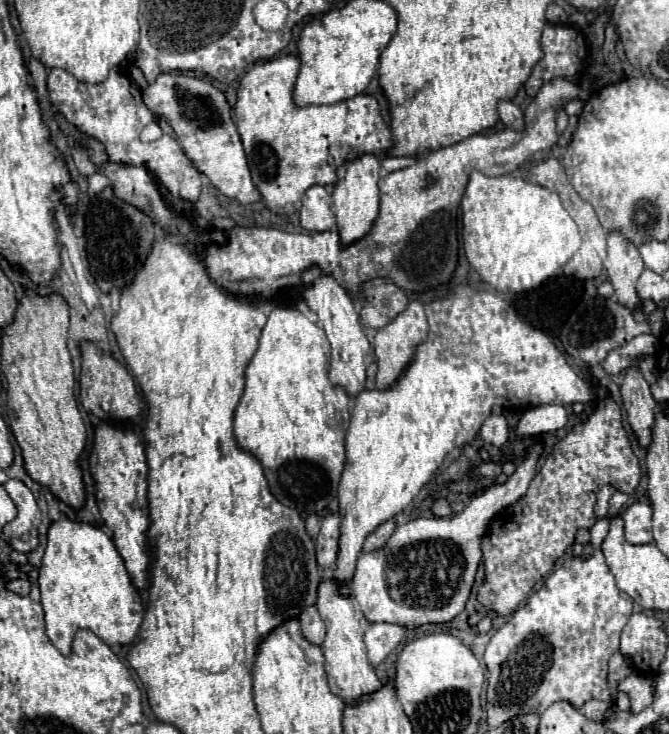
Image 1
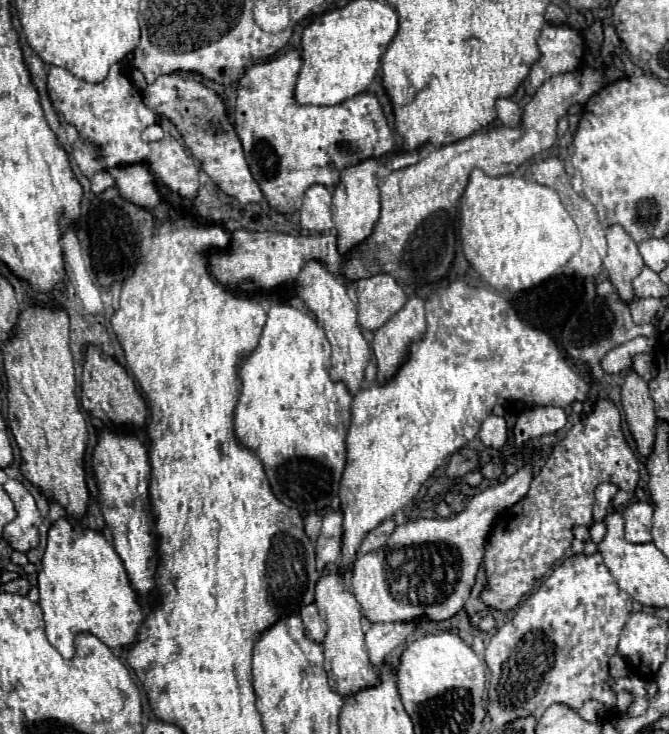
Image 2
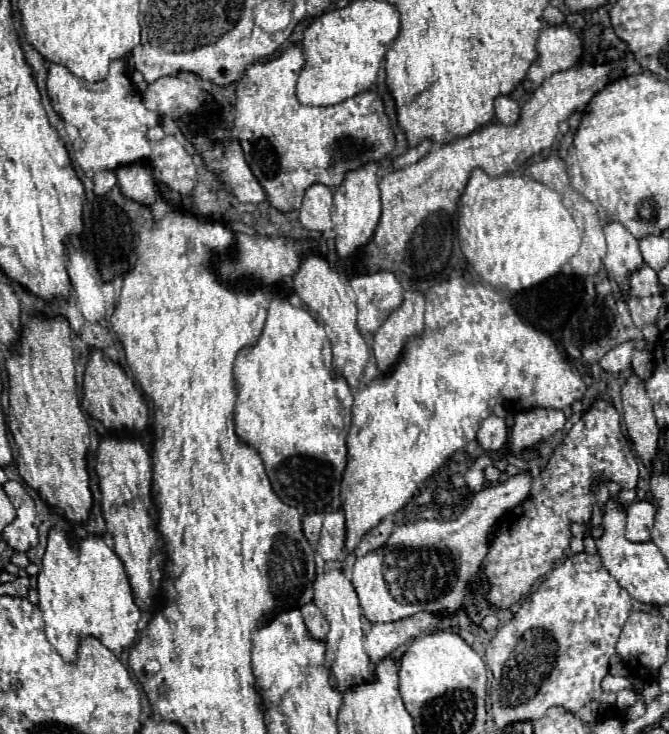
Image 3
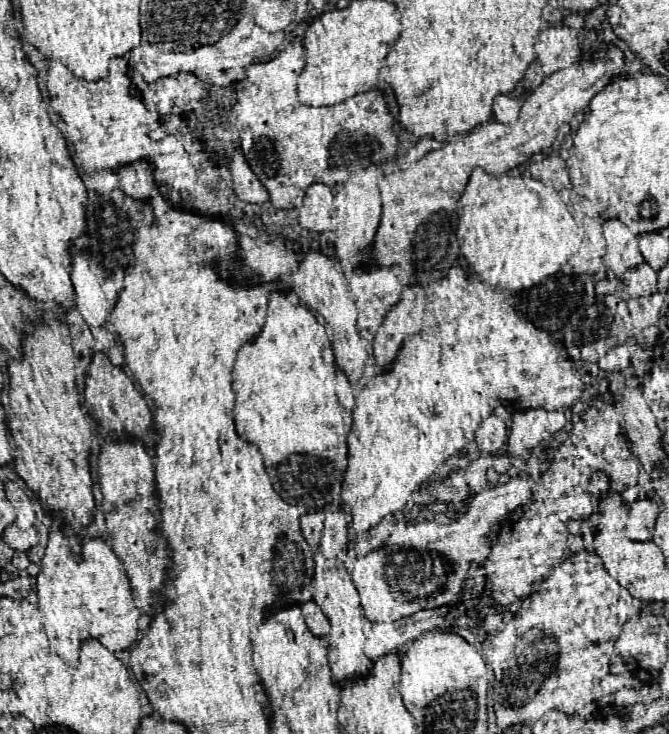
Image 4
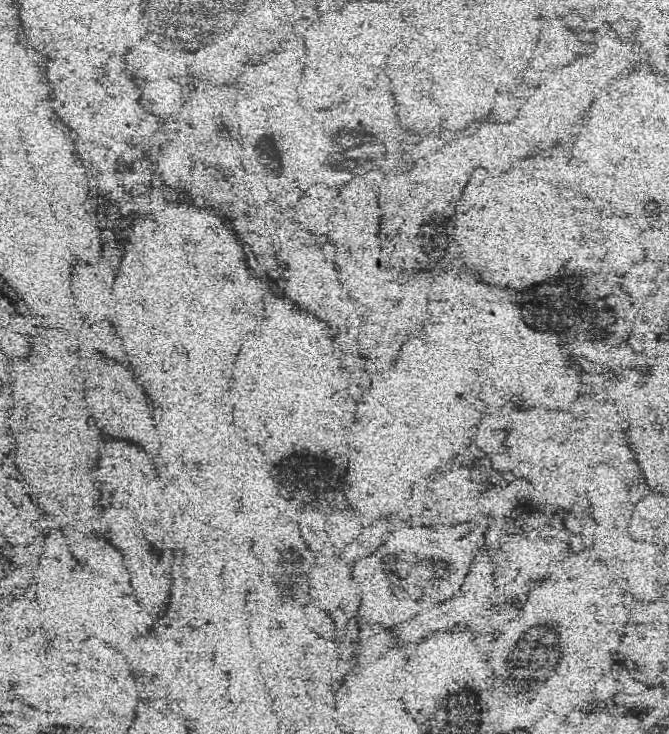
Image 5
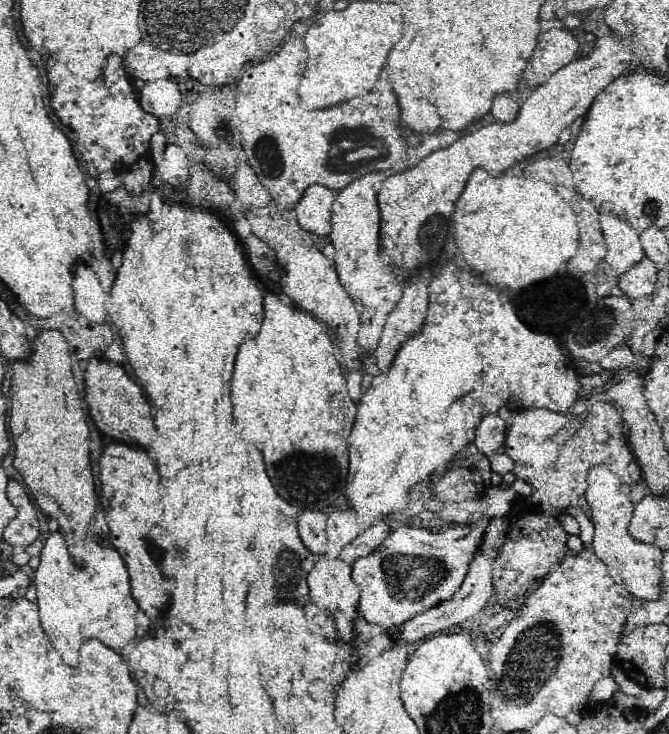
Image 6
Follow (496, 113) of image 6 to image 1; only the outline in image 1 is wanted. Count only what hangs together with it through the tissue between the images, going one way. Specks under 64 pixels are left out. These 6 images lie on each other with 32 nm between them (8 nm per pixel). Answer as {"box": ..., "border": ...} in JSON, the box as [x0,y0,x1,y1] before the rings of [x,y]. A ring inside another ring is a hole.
{"box":[498,100,524,130],"border":[[[500,100],[498,102],[498,114],[500,114],[500,122],[512,130],[522,130],[524,126],[524,114],[522,110],[510,102],[510,100]]]}

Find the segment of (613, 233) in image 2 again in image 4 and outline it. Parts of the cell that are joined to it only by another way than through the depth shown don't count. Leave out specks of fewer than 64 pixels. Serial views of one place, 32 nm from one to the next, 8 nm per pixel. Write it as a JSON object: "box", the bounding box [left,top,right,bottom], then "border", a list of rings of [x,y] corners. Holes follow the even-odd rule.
{"box":[602,220,644,278],"border":[[[606,220],[602,226],[602,234],[608,244],[608,254],[604,258],[604,264],[622,278],[624,272],[628,272],[634,266],[640,266],[644,262],[642,252],[638,250],[638,234],[630,232],[620,220]]]}

